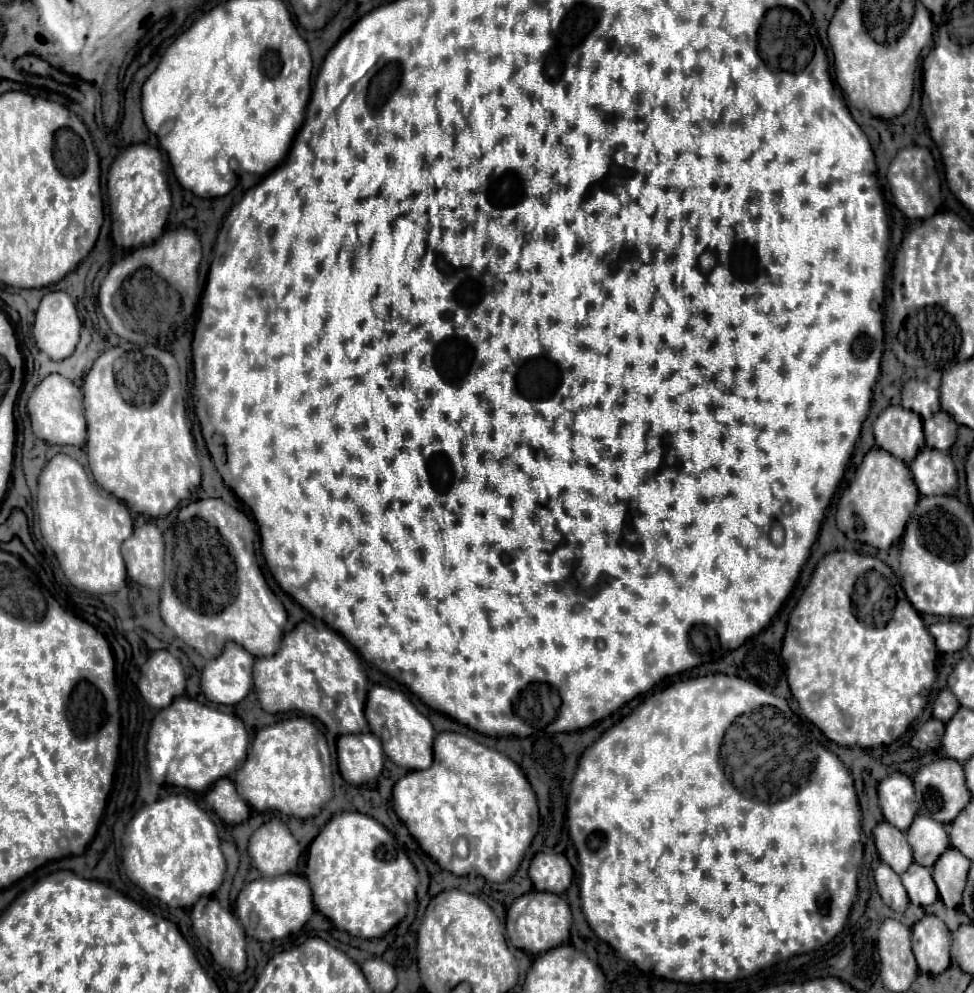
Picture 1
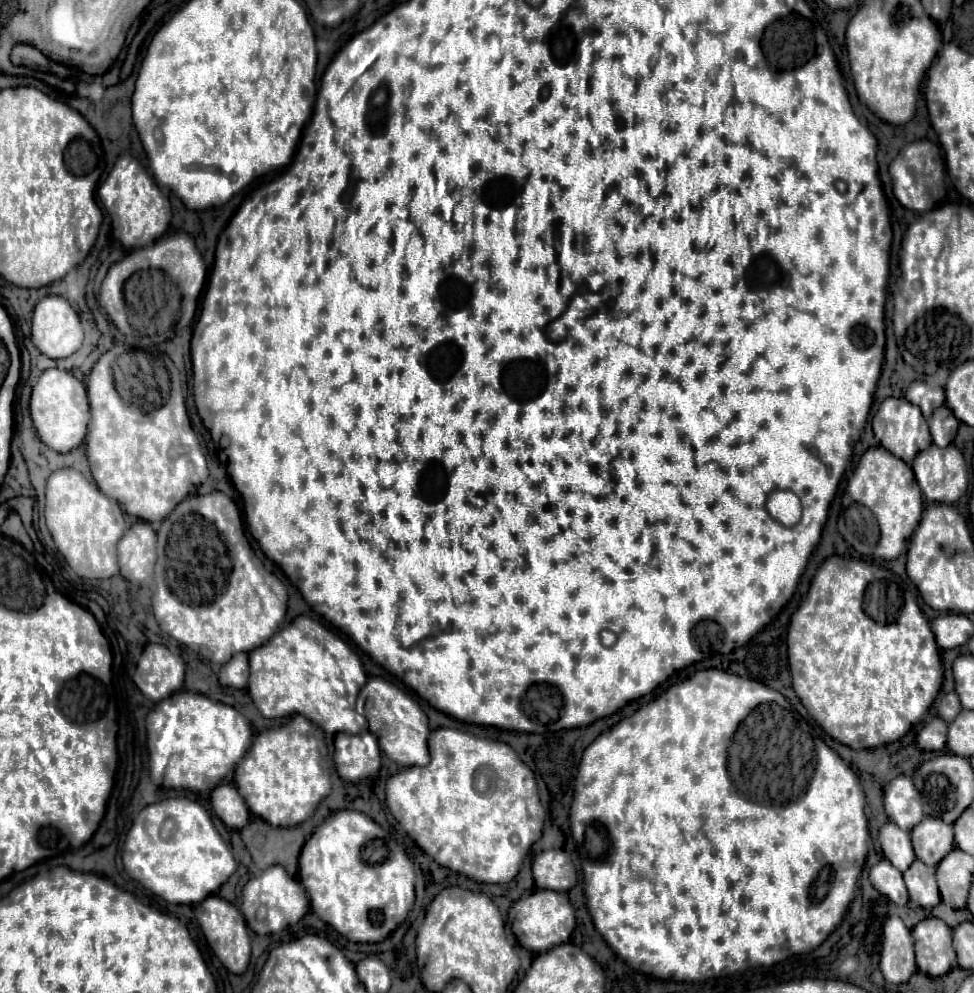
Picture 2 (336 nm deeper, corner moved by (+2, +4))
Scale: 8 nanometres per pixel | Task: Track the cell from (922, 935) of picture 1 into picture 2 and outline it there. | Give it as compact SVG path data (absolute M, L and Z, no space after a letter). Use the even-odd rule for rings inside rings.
M927 917L913 927L917 969L929 977L945 975L953 961L955 951L951 945L951 929L935 917Z

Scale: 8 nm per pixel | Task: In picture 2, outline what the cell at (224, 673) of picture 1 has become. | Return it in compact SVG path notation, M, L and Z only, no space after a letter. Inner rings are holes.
M237 653L219 671L219 683L223 687L245 689L247 687L247 653Z

